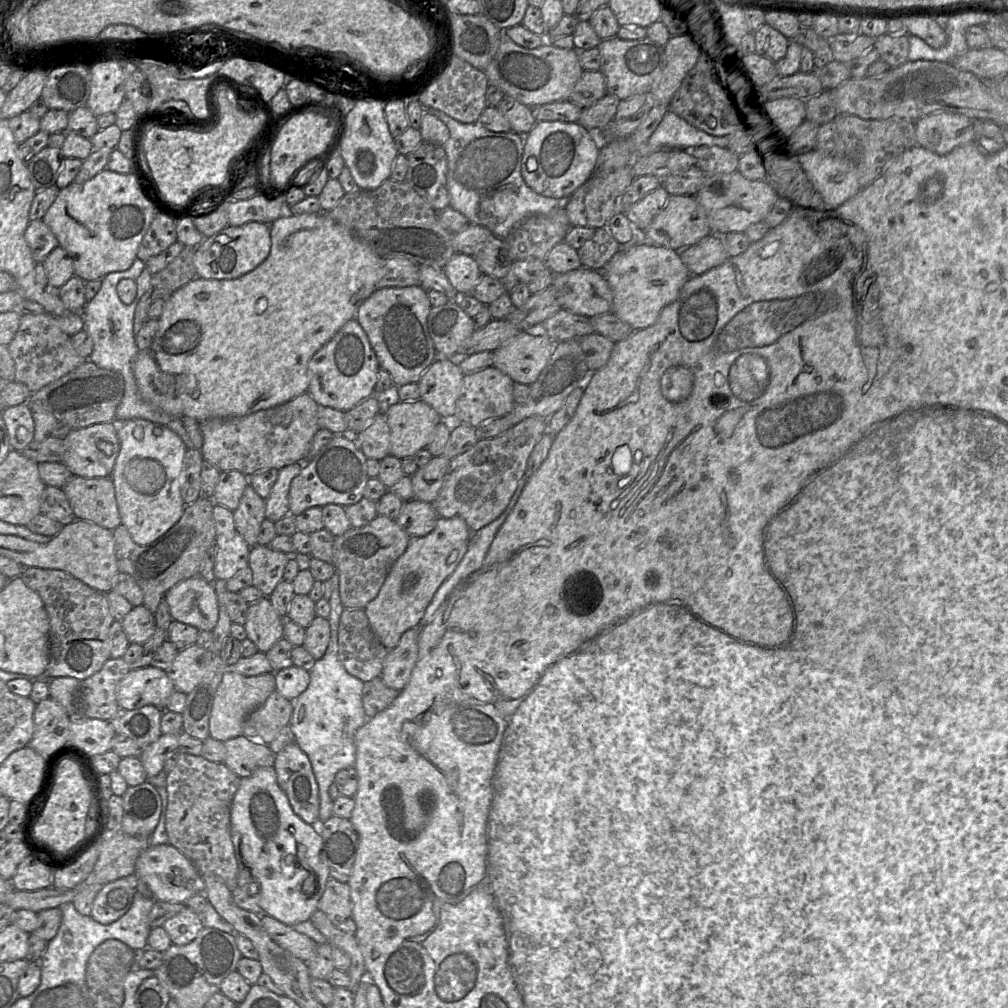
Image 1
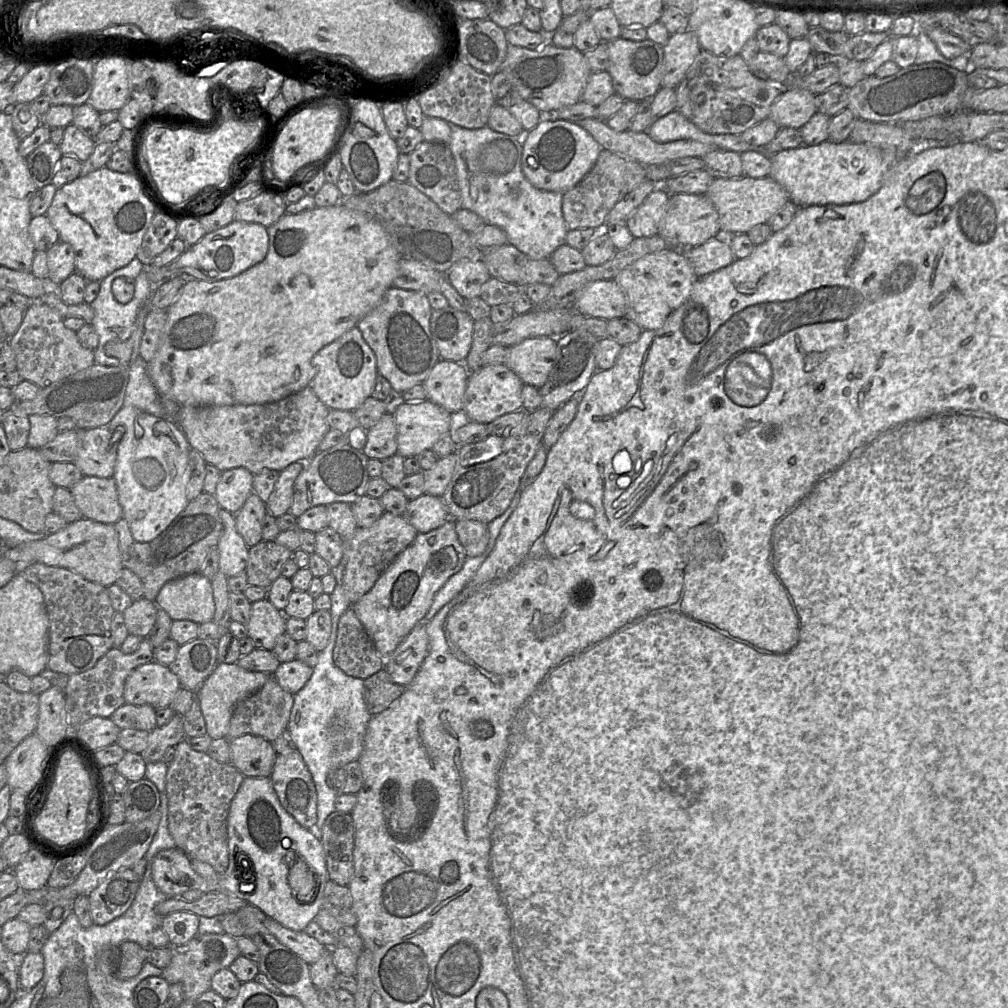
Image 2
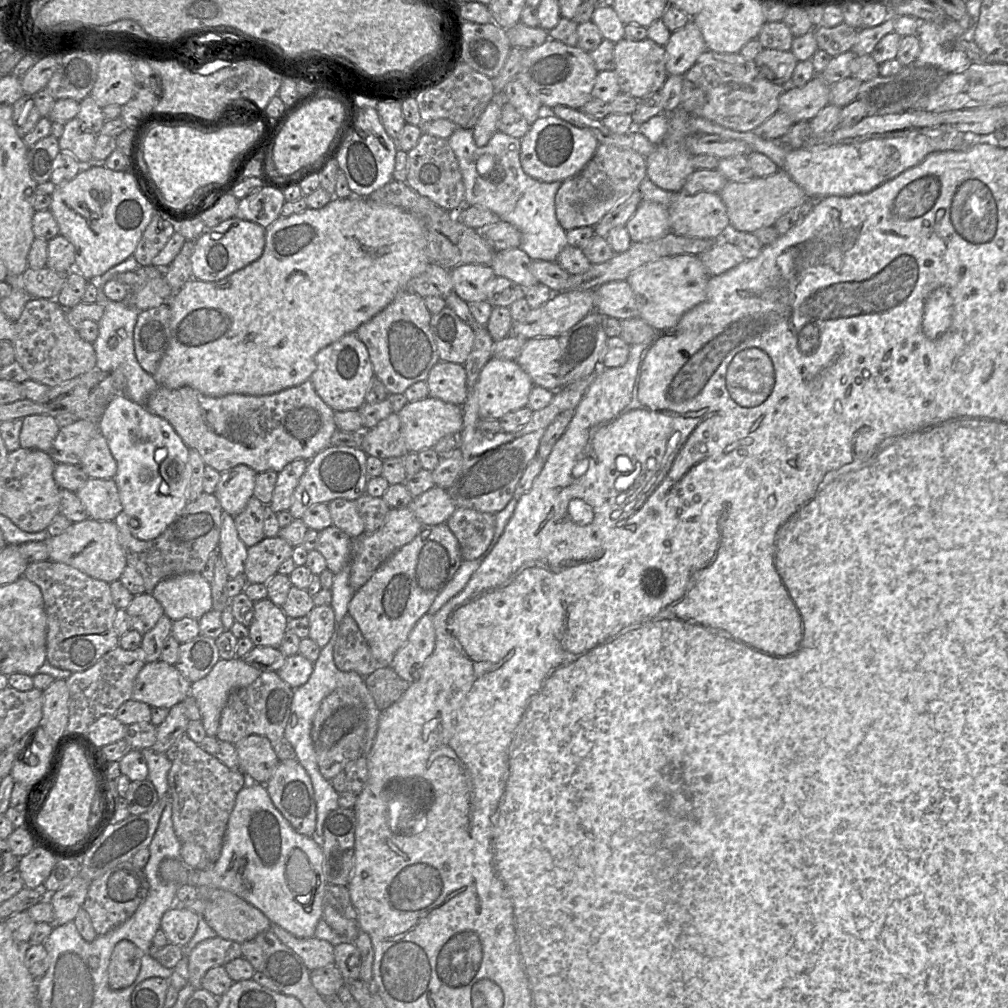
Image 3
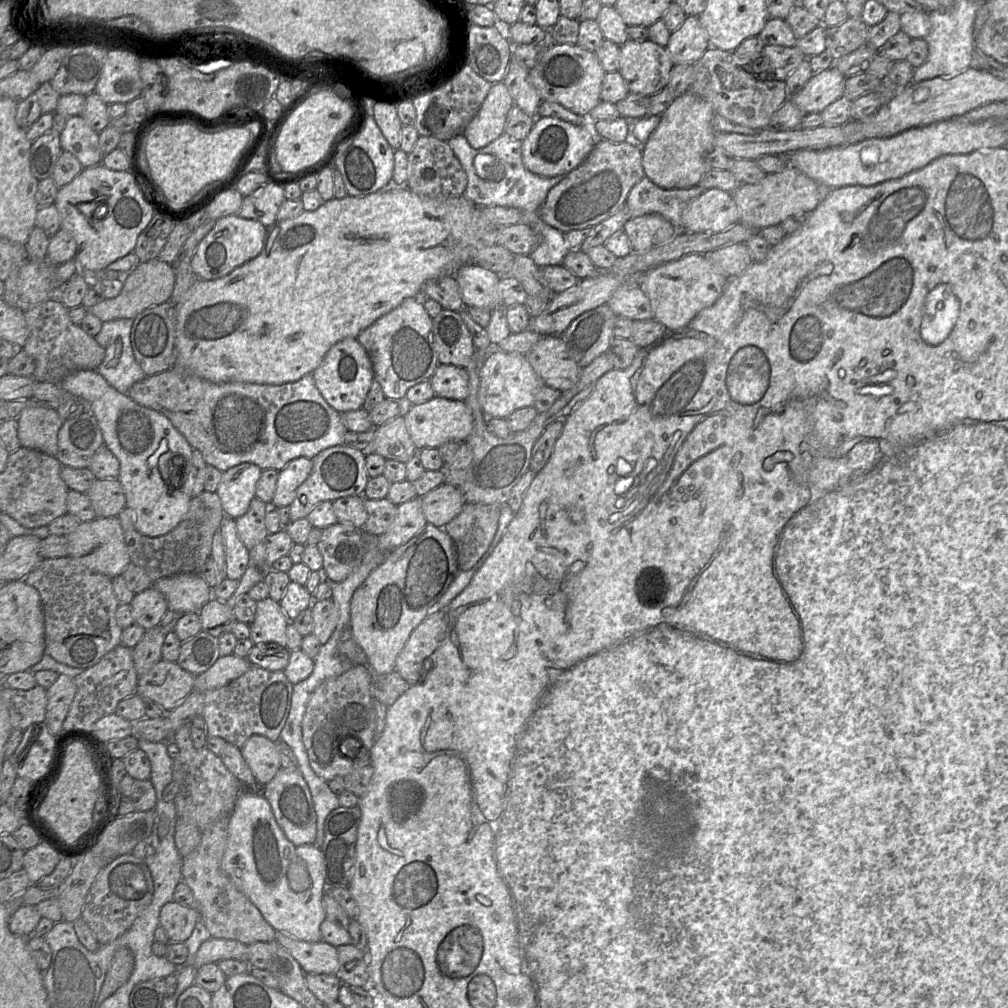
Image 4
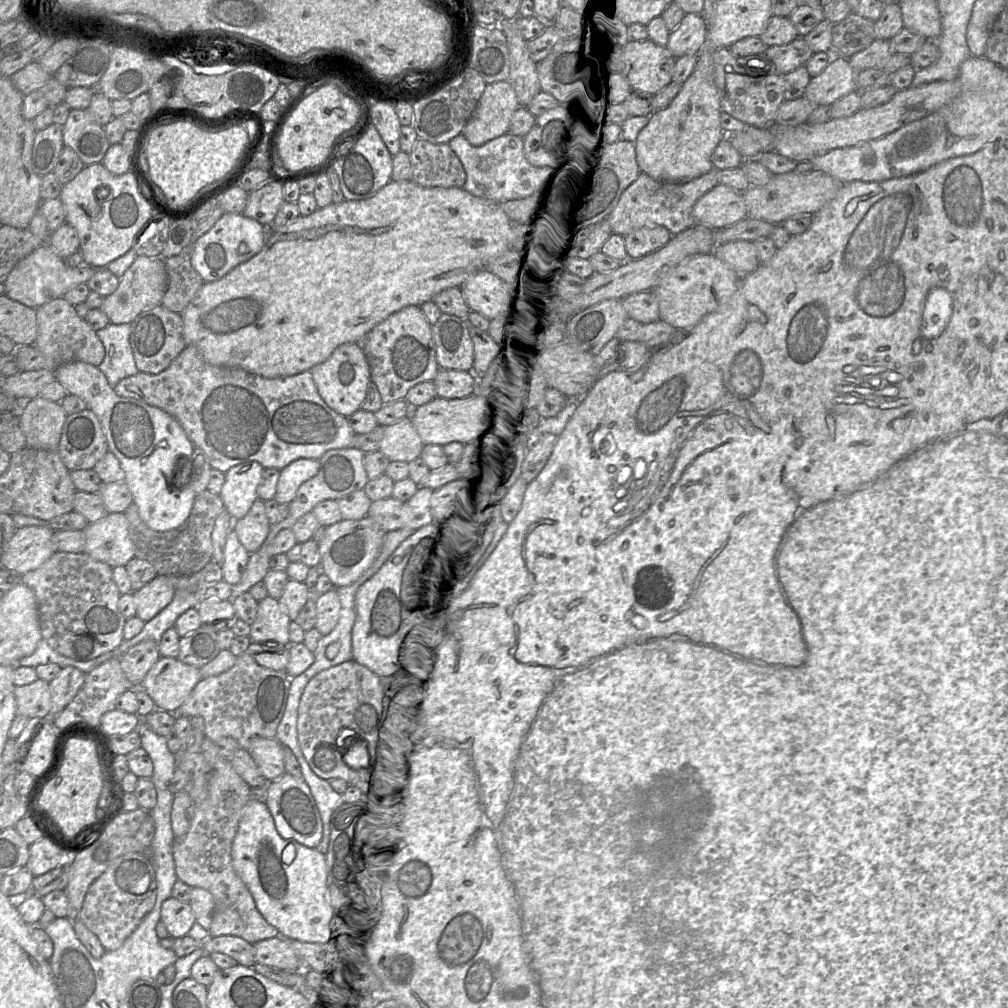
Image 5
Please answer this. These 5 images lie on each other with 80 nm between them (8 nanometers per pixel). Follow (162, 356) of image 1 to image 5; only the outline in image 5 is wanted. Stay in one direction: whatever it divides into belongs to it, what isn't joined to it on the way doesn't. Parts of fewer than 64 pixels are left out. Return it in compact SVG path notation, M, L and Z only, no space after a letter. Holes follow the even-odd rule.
M391 180L384 187L382 187L376 194L367 199L361 200L344 200L340 203L331 203L326 207L318 208L312 214L308 216L300 215L292 222L287 223L282 228L268 228L268 236L267 240L262 248L262 250L250 258L248 261L243 262L237 265L235 268L230 270L225 276L221 279L214 282L206 282L199 289L194 299L189 303L189 305L184 309L181 313L183 319L183 337L187 345L195 346L203 359L210 365L213 366L224 366L224 367L238 367L244 369L250 373L260 375L265 378L279 378L286 376L293 376L304 371L310 371L311 368L317 364L325 362L333 353L333 351L340 345L345 343L356 343L361 337L363 337L366 333L372 330L376 325L383 322L390 315L399 310L407 307L407 306L420 306L427 301L431 301L435 295L440 293L441 291L452 288L452 287L461 287L462 284L467 280L467 278L480 269L485 268L485 264L487 261L495 257L497 255L502 254L502 252L507 252L513 248L513 236L515 234L515 224L509 219L506 213L502 210L500 203L494 202L492 200L488 200L486 198L474 196L467 192L463 187L424 187L412 180L404 180L404 181L395 181Z

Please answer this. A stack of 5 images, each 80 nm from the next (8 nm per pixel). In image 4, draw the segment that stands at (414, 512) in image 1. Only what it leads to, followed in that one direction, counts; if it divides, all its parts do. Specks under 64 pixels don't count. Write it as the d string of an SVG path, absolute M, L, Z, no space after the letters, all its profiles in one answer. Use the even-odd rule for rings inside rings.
M444 483L422 496L421 501L427 522L439 528L456 517L466 503L459 487Z

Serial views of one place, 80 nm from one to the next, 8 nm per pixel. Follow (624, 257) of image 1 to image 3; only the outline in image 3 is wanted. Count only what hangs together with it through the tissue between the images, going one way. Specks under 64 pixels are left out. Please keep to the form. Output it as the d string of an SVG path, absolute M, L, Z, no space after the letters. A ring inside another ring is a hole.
M697 255L663 257L633 271L626 281L637 298L639 318L656 331L674 327L682 316L706 299L710 275Z

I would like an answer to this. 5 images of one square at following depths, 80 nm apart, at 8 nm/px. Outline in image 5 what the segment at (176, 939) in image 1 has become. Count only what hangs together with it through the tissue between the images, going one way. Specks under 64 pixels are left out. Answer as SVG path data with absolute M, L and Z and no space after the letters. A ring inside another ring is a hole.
M170 897L162 903L160 922L165 926L169 937L177 939L188 935L196 919L189 903Z

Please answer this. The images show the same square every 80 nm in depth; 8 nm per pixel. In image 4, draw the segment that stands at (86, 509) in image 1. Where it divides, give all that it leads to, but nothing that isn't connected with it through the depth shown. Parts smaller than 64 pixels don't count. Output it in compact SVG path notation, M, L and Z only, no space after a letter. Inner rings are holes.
M117 478L95 479L86 494L98 518L118 516L126 507L126 496Z

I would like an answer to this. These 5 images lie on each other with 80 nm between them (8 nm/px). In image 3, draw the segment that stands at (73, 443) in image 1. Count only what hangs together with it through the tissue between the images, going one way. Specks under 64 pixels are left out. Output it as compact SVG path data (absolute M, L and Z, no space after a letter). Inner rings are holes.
M97 433L87 444L80 467L89 478L115 477L117 463L102 433Z

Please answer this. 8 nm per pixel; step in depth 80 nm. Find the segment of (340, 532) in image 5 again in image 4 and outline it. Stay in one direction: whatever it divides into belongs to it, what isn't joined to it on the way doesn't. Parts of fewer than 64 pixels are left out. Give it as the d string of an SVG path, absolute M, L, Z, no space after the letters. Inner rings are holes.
M335 523L323 529L317 547L323 557L323 569L332 583L344 581L360 564L365 554L365 533L352 524Z

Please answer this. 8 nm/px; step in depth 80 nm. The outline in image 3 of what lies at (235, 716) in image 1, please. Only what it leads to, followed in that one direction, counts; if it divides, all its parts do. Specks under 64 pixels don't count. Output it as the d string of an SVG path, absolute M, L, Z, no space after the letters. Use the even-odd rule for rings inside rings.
M220 658L205 677L191 684L190 695L197 703L207 736L216 736L221 711L230 693L250 685L261 673L243 658Z

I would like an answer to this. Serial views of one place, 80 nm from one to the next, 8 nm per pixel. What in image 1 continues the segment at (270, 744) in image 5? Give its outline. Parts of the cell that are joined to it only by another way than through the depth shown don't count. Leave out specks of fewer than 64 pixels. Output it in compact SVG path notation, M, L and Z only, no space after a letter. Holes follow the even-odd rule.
M237 736L223 742L224 764L238 777L250 776L256 769L272 766L274 753L268 745L246 736Z

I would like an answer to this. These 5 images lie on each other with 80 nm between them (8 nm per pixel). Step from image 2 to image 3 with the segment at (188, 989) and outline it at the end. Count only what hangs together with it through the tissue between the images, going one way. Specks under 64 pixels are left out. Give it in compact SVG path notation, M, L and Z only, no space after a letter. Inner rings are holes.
M219 936L203 940L188 957L188 983L199 989L206 972L242 957L241 944Z

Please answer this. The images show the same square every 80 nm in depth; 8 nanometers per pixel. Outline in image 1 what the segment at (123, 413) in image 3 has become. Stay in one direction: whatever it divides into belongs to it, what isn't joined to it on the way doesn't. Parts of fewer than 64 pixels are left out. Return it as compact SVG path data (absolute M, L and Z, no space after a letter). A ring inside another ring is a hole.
M144 419L114 420L119 439L119 453L110 478L121 521L133 541L145 546L164 535L182 516L185 502L182 499L182 470L187 447L178 434L170 428Z

